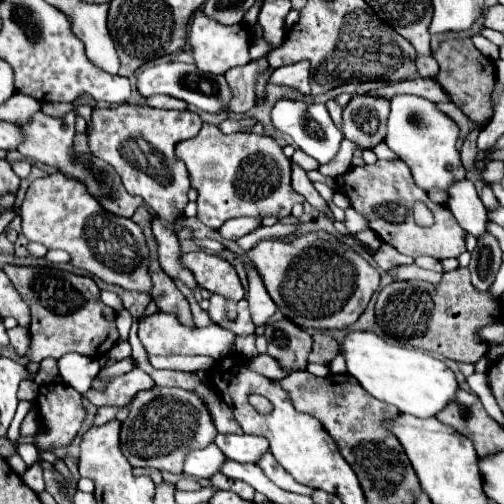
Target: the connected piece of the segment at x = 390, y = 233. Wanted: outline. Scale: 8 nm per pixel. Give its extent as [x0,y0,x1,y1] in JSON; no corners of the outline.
[336,160,466,260]

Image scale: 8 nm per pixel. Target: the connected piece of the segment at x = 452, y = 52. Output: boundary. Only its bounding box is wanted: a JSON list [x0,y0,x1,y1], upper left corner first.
[434,38,494,122]

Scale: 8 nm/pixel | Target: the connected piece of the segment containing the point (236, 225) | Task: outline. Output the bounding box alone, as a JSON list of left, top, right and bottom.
[218,218,260,240]

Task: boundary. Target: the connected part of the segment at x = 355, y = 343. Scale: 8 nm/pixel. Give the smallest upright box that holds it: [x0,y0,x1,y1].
[342,332,458,418]

